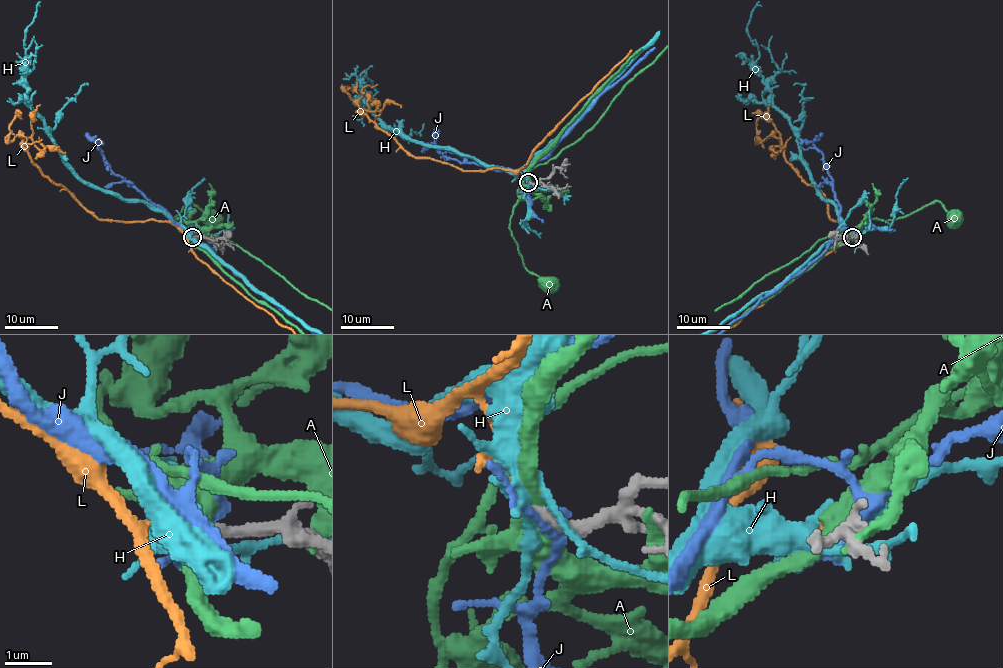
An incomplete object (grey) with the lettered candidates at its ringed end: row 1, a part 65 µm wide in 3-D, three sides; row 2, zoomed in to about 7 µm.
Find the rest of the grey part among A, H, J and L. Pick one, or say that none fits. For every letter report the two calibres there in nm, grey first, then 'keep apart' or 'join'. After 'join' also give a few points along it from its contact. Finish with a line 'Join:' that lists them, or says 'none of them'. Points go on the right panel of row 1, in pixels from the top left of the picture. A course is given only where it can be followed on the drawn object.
A: 280 nm thick on the grey side, 420 nm on the other; keep apart
H: 240 nm thick on the grey side, 240 nm on the other; keep apart
J: 280 nm thick on the grey side, 170 nm on the other; keep apart
L: 240 nm thick on the grey side, 120 nm on the other; keep apart
Join: none of them

